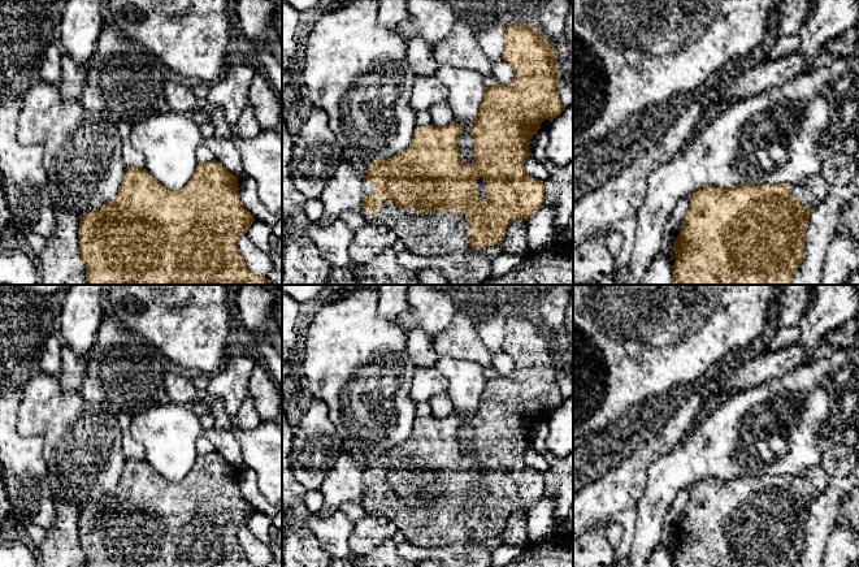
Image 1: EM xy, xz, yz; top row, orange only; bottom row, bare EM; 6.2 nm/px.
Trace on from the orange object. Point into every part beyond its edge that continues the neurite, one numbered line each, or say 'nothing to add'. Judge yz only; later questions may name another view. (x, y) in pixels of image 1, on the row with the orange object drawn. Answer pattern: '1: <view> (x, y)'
1: yz (811, 193)

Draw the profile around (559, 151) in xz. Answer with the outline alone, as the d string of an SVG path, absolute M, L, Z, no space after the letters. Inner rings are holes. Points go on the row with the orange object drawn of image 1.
M573 104L564 108L546 130L548 133L547 163L559 169L573 163Z

